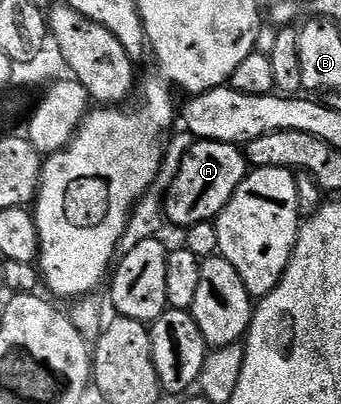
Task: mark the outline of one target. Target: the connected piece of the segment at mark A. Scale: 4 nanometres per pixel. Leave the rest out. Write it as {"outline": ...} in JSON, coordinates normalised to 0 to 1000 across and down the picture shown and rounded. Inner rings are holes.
{"outline":[[[592,347],[575,349],[569,359],[563,371],[557,364],[540,379],[525,423],[481,478],[481,537],[499,557],[504,550],[528,564],[639,540],[660,505],[672,505],[683,475],[695,475],[695,465],[730,428],[716,374],[698,359]]]}

